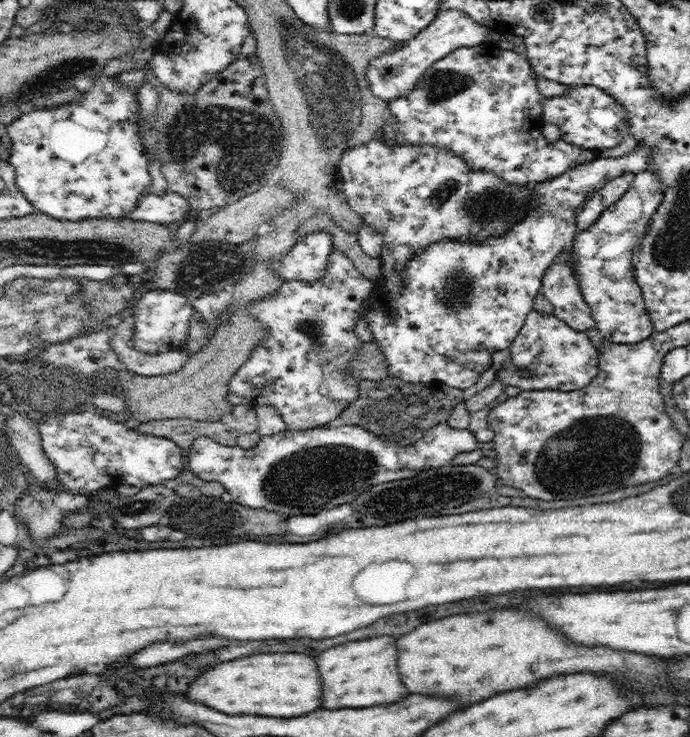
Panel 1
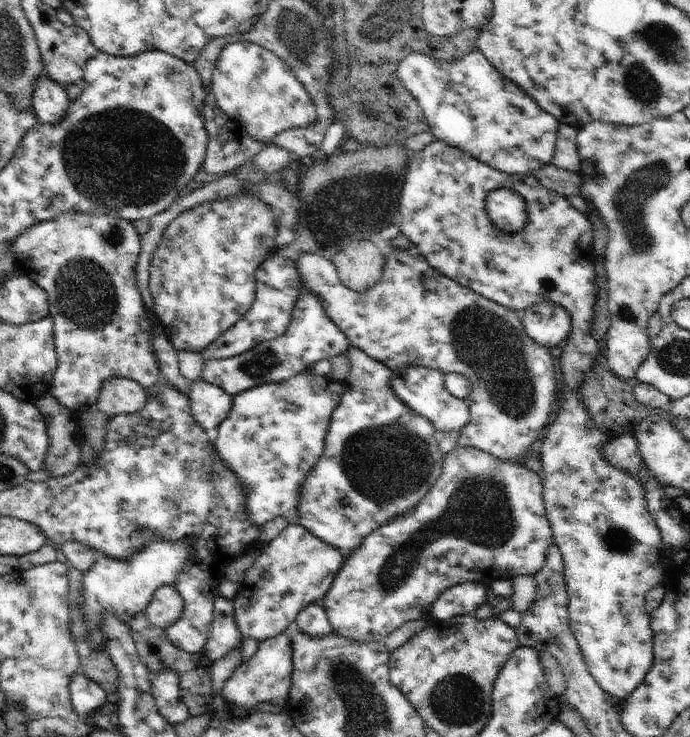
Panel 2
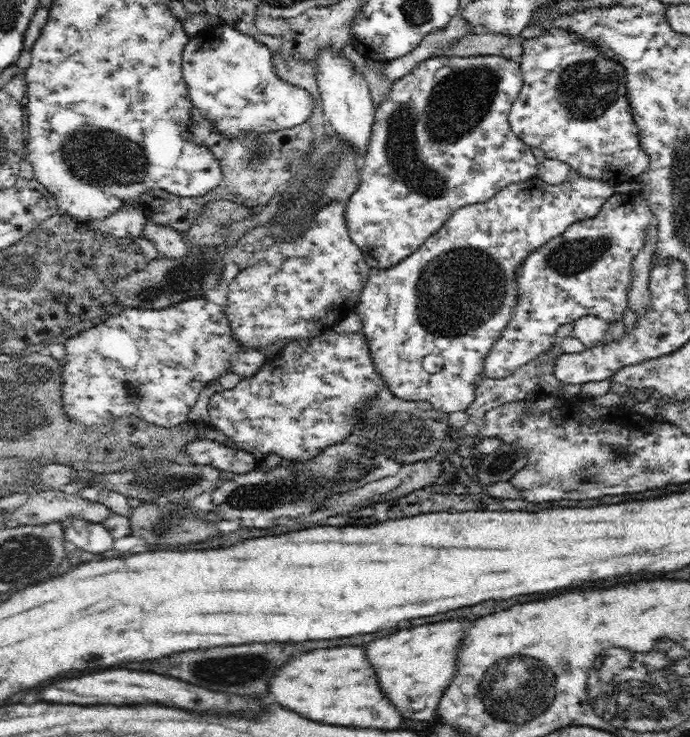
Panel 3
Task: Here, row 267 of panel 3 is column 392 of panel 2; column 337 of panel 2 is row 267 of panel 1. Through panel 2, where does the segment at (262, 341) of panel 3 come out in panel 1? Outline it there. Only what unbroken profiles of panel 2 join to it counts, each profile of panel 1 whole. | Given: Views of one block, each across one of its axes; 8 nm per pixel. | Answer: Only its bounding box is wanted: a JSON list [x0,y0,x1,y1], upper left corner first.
[273,232,333,282]

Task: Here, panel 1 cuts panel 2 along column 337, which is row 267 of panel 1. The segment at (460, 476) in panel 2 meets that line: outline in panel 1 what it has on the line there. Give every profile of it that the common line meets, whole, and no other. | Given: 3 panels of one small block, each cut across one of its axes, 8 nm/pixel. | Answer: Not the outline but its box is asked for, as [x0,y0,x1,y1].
[570,169,664,344]

